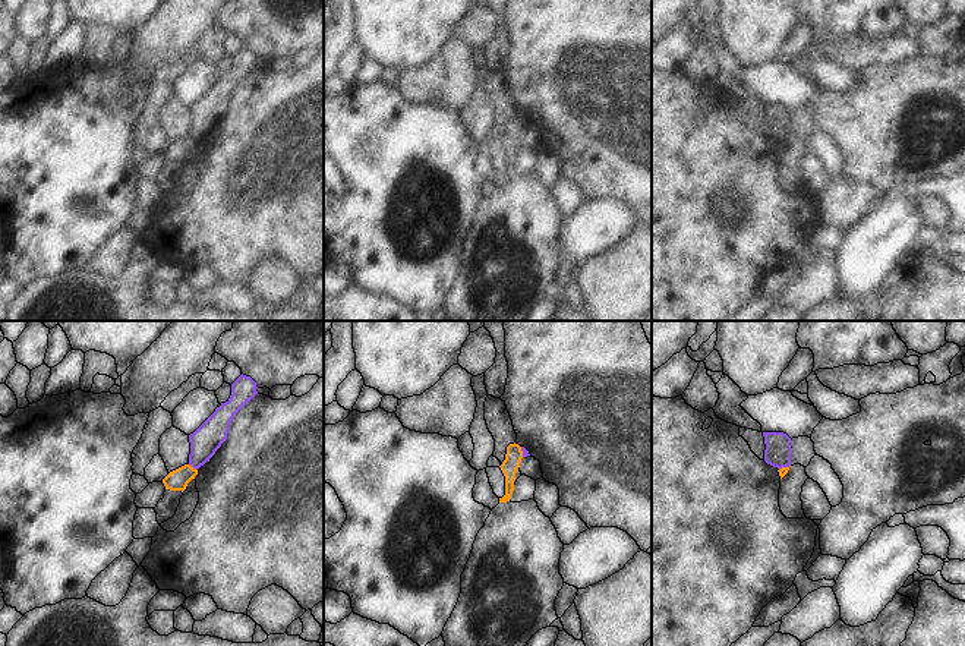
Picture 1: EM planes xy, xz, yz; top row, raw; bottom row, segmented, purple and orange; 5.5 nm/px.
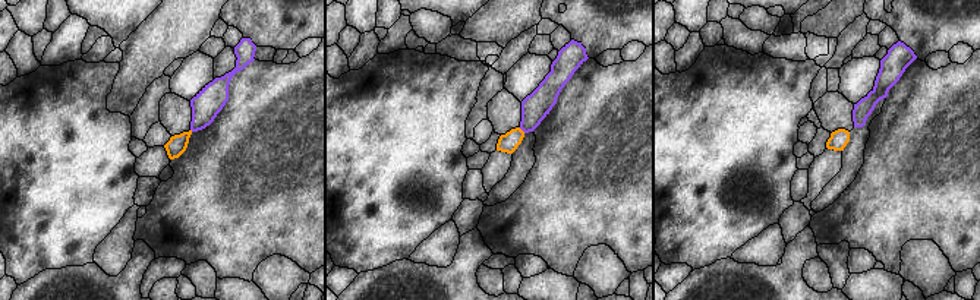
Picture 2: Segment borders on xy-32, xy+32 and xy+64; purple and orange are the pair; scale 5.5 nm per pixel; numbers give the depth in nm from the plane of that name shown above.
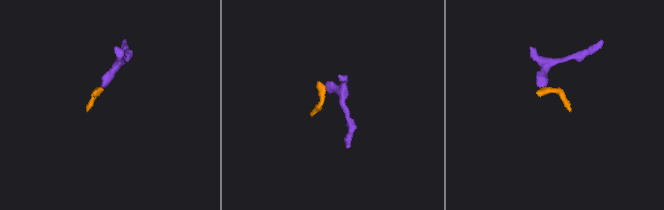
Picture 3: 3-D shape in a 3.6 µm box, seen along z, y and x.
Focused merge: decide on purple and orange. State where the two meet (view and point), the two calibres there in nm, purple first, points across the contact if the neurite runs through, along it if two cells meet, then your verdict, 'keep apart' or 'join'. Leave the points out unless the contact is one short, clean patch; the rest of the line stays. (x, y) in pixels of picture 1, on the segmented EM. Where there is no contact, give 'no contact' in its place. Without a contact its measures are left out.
meets purple in xy at (194, 468); 160 nm thick on the purple side, 120 nm on the other; border along xy (189, 463), (196, 470); keep apart

